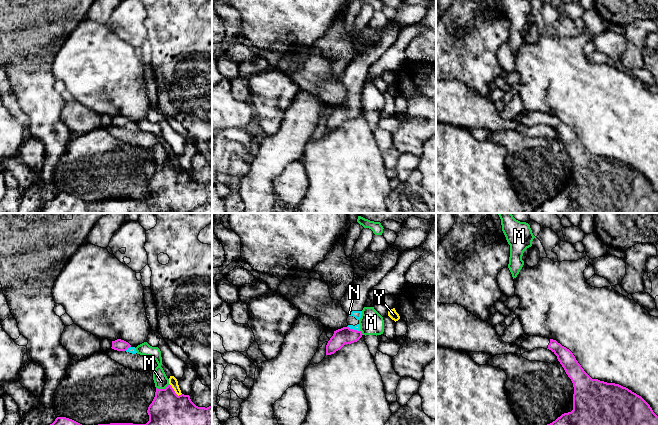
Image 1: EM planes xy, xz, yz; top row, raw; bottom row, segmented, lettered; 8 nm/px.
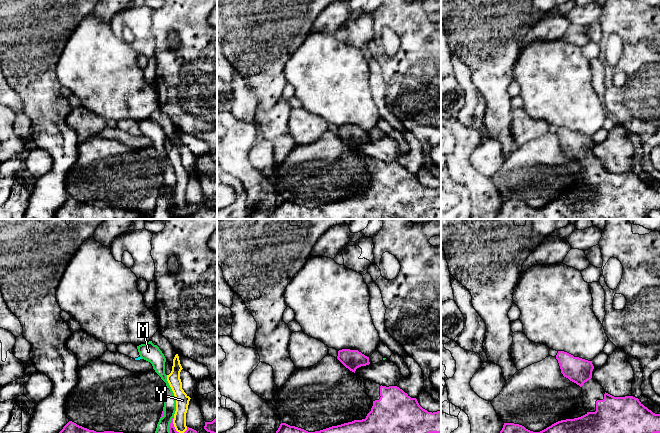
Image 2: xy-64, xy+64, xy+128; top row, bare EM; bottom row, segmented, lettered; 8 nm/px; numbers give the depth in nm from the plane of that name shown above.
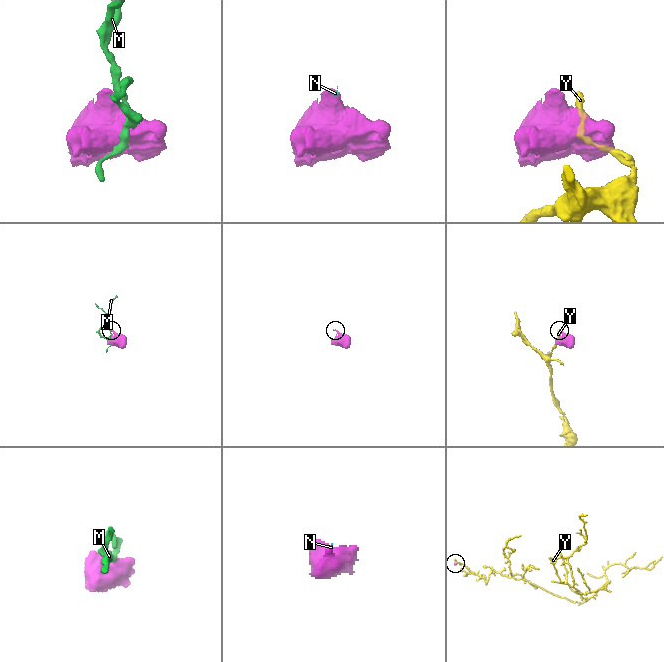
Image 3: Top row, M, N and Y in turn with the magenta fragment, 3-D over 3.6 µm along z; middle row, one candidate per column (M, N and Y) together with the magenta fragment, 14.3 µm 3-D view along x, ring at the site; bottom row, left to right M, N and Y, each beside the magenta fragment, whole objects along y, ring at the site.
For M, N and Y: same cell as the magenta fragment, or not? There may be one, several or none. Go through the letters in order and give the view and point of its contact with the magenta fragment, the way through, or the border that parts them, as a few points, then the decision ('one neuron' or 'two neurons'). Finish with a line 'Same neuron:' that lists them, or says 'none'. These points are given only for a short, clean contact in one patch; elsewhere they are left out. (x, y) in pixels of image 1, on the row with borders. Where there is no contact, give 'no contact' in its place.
M: meets magenta in xy at (162, 389); two neurons
N: meets magenta in xz at (352, 329); one neuron
Y: meets magenta in xy at (174, 391); border along xy (169, 383), (178, 395), (181, 394); two neurons
Same neuron: N

